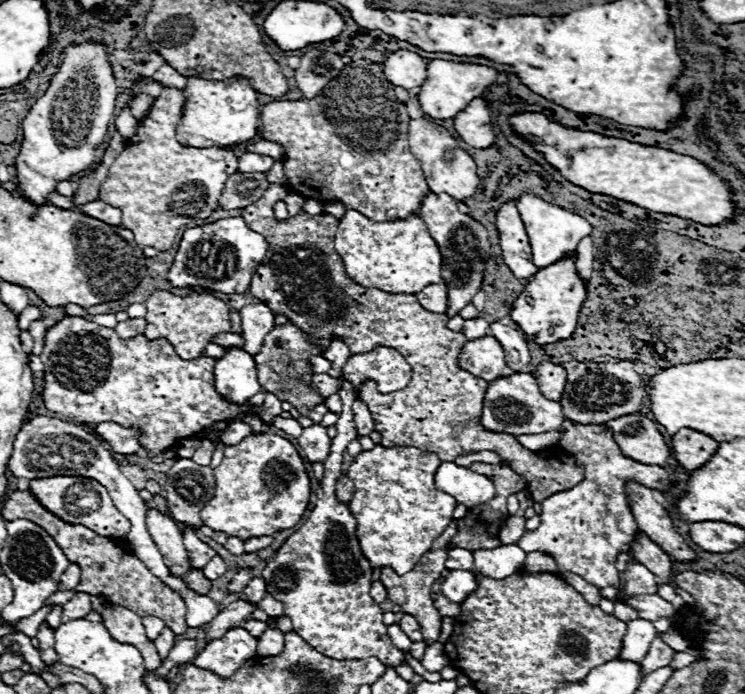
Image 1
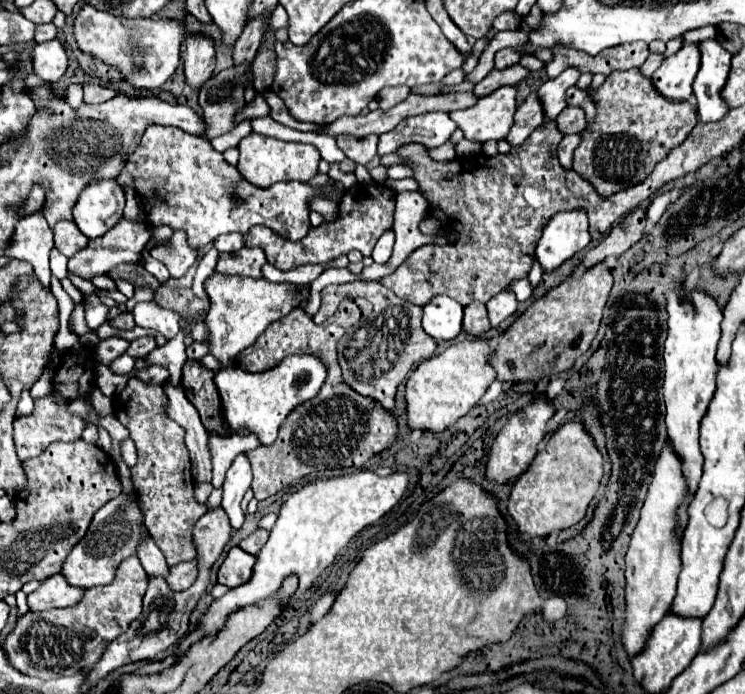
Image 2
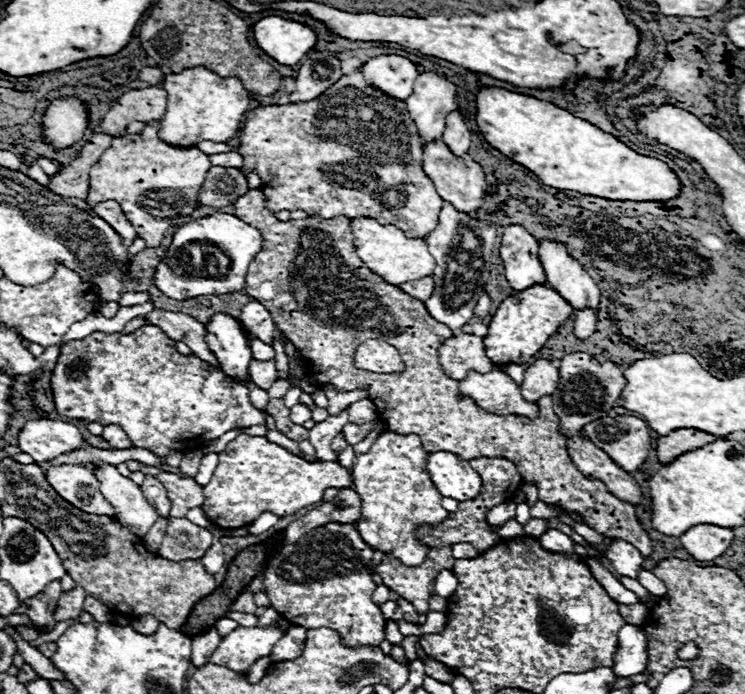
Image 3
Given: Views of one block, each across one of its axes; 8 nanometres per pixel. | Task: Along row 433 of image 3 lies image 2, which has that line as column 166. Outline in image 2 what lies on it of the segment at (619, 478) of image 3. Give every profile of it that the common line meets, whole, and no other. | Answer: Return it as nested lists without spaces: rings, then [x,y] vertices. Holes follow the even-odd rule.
[[[198,558],[190,560],[190,562],[182,562],[182,564],[176,564],[174,568],[170,568],[170,574],[166,578],[168,586],[172,590],[186,590],[190,588],[198,578]]]

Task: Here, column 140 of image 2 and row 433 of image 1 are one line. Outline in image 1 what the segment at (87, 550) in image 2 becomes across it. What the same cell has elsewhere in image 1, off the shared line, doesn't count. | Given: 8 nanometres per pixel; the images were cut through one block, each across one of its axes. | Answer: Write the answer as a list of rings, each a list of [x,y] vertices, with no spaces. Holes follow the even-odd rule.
[[[510,374],[492,380],[486,388],[484,410],[482,410],[482,426],[490,432],[508,432],[514,436],[520,434],[542,434],[550,430],[558,430],[564,422],[562,406],[554,400],[548,400],[540,394],[536,380],[532,374]]]

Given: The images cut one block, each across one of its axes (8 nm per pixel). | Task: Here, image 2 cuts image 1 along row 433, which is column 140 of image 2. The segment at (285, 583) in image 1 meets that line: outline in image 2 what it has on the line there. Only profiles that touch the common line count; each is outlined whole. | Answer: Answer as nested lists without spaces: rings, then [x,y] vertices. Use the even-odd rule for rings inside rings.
[[[142,336],[142,338],[136,338],[134,342],[130,342],[130,348],[126,350],[126,354],[130,354],[132,358],[142,358],[142,356],[148,356],[154,348],[156,348],[156,338]]]

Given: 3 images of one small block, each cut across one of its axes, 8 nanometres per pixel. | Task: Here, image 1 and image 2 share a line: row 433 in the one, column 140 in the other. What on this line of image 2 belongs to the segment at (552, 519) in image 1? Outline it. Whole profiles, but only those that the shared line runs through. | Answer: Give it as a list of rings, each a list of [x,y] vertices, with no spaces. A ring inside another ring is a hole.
[[[136,556],[126,558],[108,586],[86,590],[80,604],[72,608],[54,608],[46,612],[28,610],[20,616],[12,632],[4,640],[4,654],[8,664],[18,672],[36,678],[74,676],[80,670],[92,668],[102,658],[106,646],[128,630],[128,624],[142,612],[142,598],[148,588],[148,576]]]

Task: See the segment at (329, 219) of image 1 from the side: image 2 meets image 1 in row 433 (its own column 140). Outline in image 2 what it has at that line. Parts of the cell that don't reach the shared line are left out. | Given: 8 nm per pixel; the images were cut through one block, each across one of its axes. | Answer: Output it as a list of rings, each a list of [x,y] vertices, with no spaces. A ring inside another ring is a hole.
[[[130,378],[126,388],[114,400],[116,418],[130,430],[130,438],[134,440],[136,450],[138,450],[138,464],[134,466],[134,486],[140,492],[142,510],[146,514],[146,528],[148,528],[150,536],[154,538],[154,542],[158,544],[158,548],[162,550],[162,554],[166,556],[168,566],[176,566],[176,564],[180,564],[184,560],[192,560],[196,556],[192,530],[194,530],[194,522],[208,508],[194,500],[194,478],[190,474],[190,456],[188,456],[188,450],[184,444],[186,432],[172,418],[168,418],[166,406],[168,406],[168,398],[166,398],[164,388],[156,386],[156,384],[146,384],[140,378]]]

